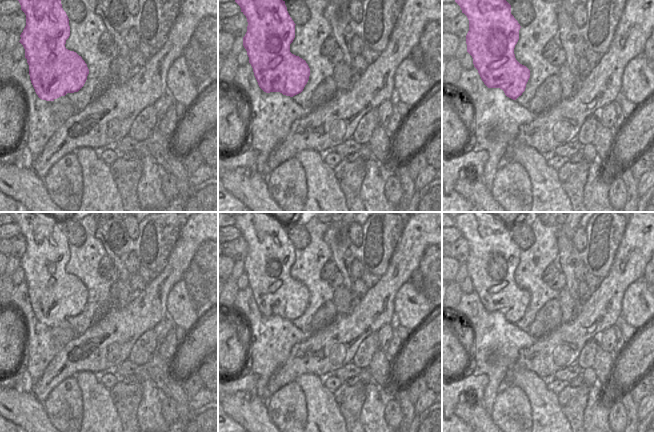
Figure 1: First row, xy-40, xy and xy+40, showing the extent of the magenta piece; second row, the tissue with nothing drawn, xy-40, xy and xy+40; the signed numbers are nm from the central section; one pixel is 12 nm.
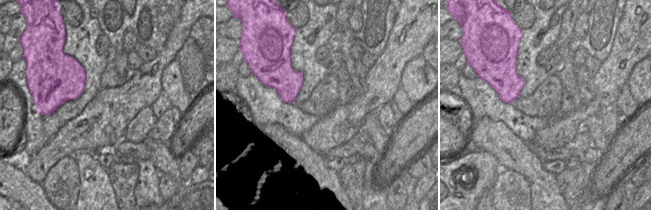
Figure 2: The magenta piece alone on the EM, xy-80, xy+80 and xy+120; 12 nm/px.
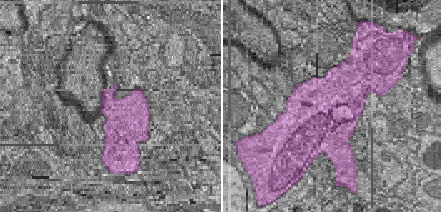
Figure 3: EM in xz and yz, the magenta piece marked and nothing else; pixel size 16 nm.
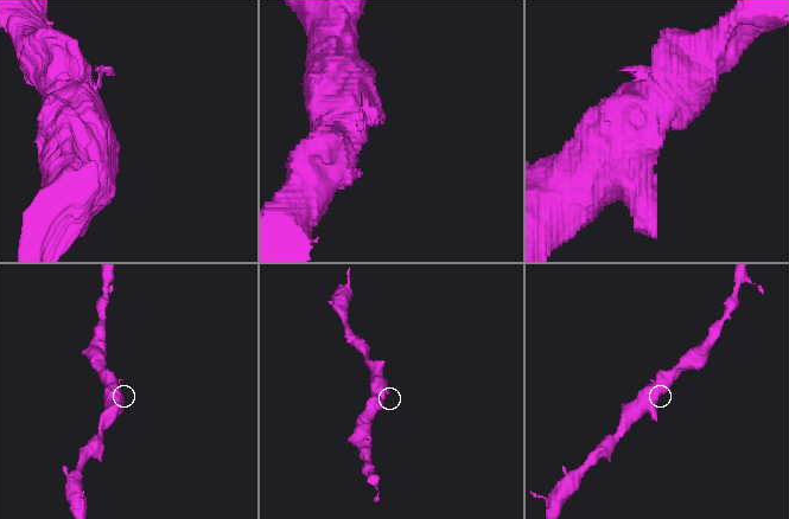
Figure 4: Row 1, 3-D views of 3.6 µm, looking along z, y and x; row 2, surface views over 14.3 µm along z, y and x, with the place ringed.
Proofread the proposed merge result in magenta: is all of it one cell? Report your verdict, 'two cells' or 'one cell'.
one cell

